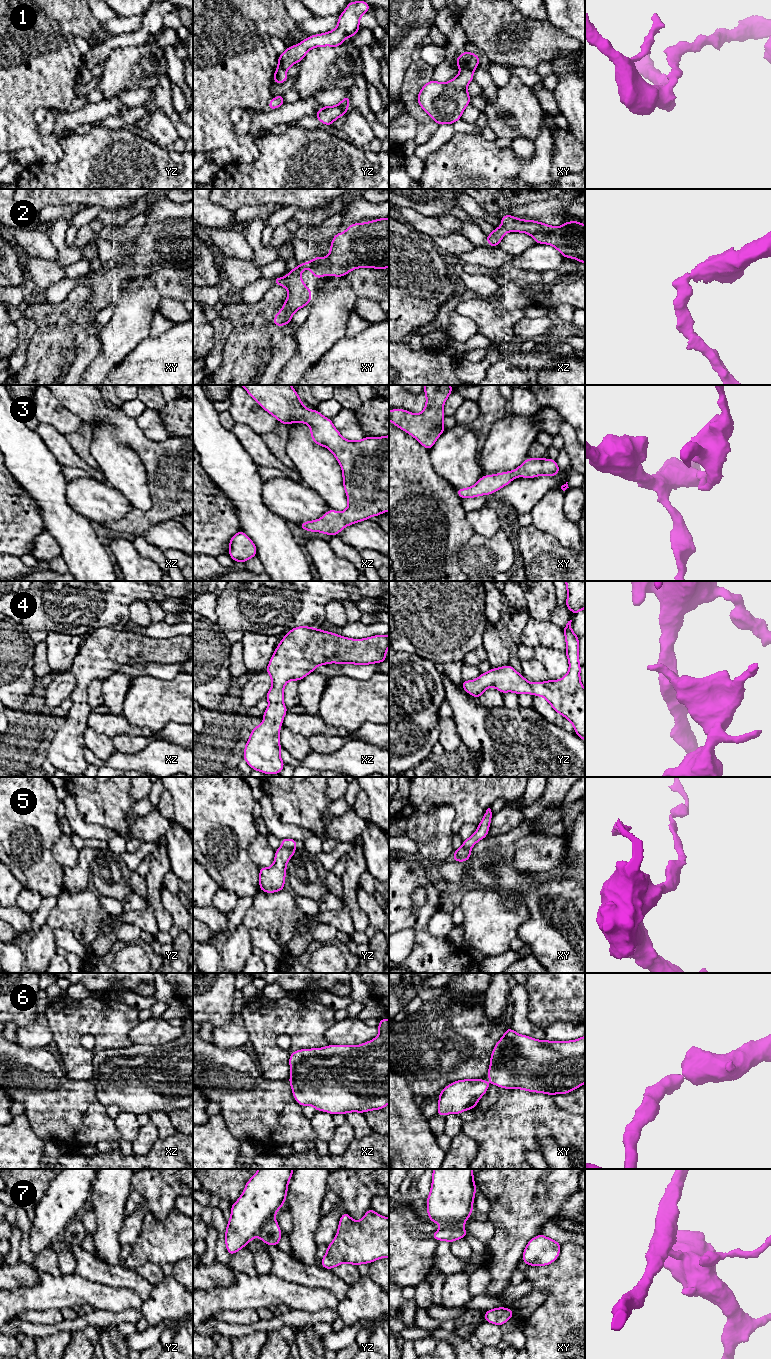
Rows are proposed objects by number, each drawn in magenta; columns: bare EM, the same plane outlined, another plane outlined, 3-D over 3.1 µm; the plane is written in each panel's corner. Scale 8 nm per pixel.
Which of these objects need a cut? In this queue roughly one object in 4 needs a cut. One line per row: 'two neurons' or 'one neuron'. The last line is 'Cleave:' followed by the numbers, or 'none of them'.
1: two neurons
2: one neuron
3: one neuron
4: one neuron
5: two neurons
6: one neuron
7: two neurons
Cleave: 1, 5, 7

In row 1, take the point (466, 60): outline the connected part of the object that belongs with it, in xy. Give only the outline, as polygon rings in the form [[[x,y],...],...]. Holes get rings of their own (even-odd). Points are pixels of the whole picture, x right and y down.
[[[464,51],[459,55],[457,60],[455,61],[455,64],[460,69],[472,69],[475,70],[479,65],[480,58],[478,55]]]

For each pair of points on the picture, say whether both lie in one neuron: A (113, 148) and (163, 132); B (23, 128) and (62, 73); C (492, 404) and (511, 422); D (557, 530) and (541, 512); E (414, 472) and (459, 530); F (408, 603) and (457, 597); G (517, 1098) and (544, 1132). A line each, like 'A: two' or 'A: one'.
A: two
B: one
C: two
D: one
E: one
F: one
G: two

